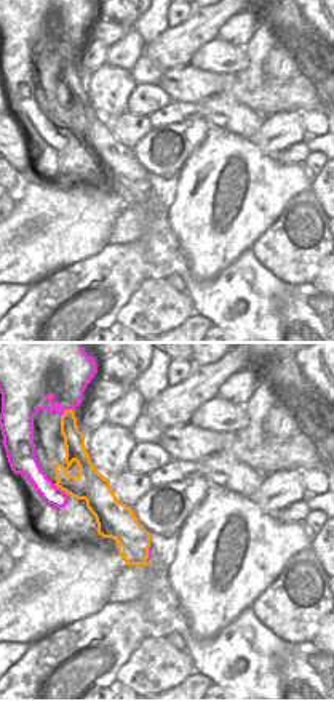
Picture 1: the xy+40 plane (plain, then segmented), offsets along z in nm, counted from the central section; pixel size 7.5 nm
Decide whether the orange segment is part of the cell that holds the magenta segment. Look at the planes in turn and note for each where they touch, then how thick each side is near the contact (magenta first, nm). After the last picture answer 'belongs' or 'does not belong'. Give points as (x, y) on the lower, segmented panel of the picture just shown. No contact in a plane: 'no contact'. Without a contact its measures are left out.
(66, 408) | 360/170 nm

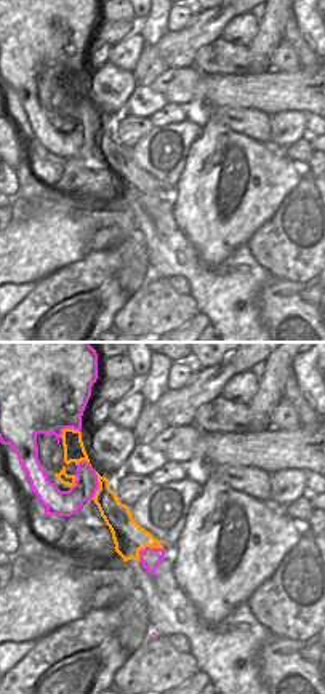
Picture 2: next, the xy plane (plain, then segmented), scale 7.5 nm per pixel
(146, 547) | 150/240 nm

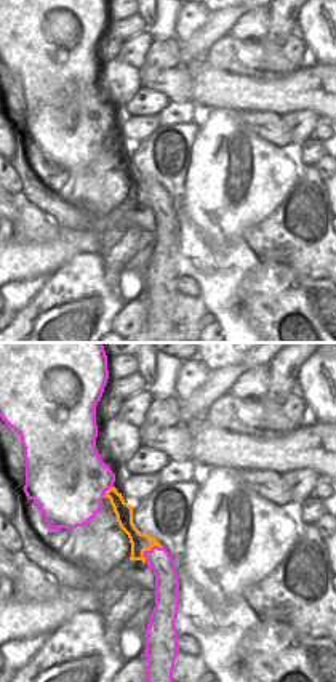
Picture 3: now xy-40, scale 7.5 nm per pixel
(148, 551) | 190/150 nm

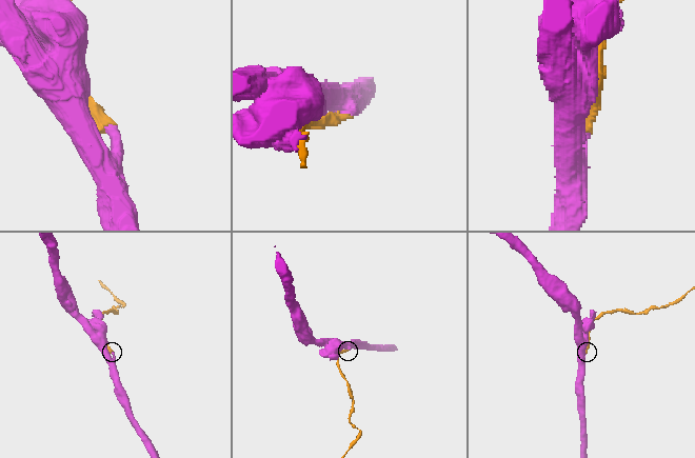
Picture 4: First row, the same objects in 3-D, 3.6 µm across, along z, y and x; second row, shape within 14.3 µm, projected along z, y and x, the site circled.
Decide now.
belongs

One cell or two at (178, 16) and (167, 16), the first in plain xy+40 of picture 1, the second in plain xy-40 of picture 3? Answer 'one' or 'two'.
two

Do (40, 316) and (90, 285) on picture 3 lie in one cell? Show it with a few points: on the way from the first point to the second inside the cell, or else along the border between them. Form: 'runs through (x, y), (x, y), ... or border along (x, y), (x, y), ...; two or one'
runs through (53, 316), (60, 316), (77, 298); one

